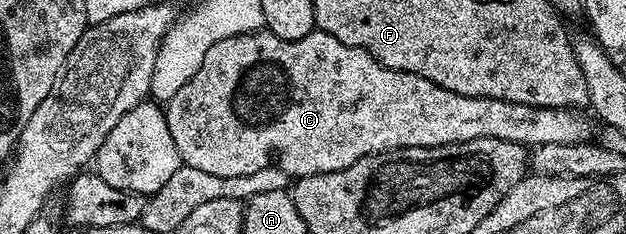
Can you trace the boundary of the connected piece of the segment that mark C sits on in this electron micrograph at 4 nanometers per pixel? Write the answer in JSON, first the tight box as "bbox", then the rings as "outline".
{"bbox":[163,28,594,180],"outline":[[[262,28],[251,34],[231,36],[227,40],[219,40],[219,44],[211,44],[211,48],[207,48],[207,56],[203,56],[203,64],[199,64],[199,72],[195,72],[195,76],[191,76],[191,80],[187,80],[187,84],[183,84],[183,88],[179,88],[179,92],[175,92],[175,96],[171,96],[171,100],[164,103],[163,109],[167,128],[171,128],[171,140],[175,140],[175,148],[179,148],[182,163],[191,168],[199,168],[211,176],[251,176],[251,172],[259,172],[262,168],[279,168],[288,174],[290,179],[296,180],[312,174],[335,172],[339,168],[355,164],[355,160],[363,160],[363,156],[383,154],[387,150],[401,150],[404,146],[442,146],[459,144],[463,140],[494,138],[511,140],[520,146],[532,148],[543,144],[579,144],[594,137],[593,126],[581,115],[584,113],[580,109],[551,110],[527,104],[511,104],[507,100],[463,96],[459,92],[439,88],[439,84],[423,76],[387,68],[376,62],[363,48],[343,44],[343,40],[335,40],[335,36],[316,28],[307,36],[303,36],[303,40],[279,40],[279,36]]]}

